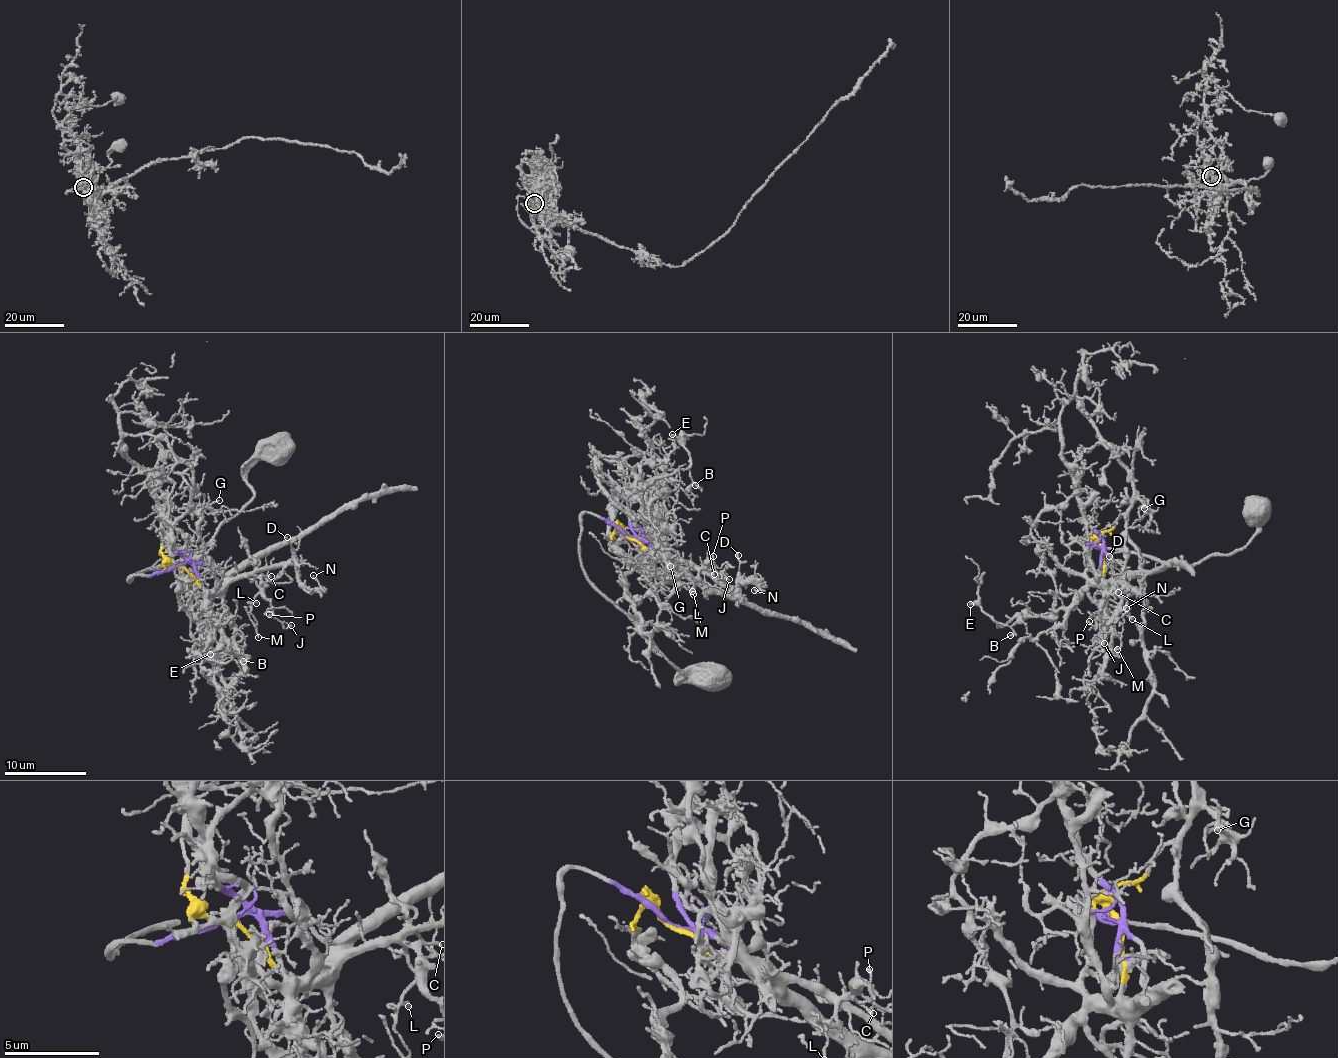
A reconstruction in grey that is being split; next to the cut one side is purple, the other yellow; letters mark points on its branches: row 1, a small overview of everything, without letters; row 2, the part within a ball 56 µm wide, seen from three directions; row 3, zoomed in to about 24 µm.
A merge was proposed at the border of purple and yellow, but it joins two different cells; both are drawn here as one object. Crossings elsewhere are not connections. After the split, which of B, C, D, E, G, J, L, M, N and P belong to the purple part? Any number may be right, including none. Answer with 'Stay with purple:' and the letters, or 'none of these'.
Stay with purple: C, D, J, L, M, N, P

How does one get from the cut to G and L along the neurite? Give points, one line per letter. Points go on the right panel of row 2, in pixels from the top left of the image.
G: (1102, 547), (1100, 534), (1111, 529), (1135, 501), (1148, 506), (1145, 512), (1148, 511), (1143, 509)
L: (1100, 547), (1108, 555), (1114, 574), (1109, 581), (1116, 584), (1121, 594), (1119, 611), (1131, 619)

